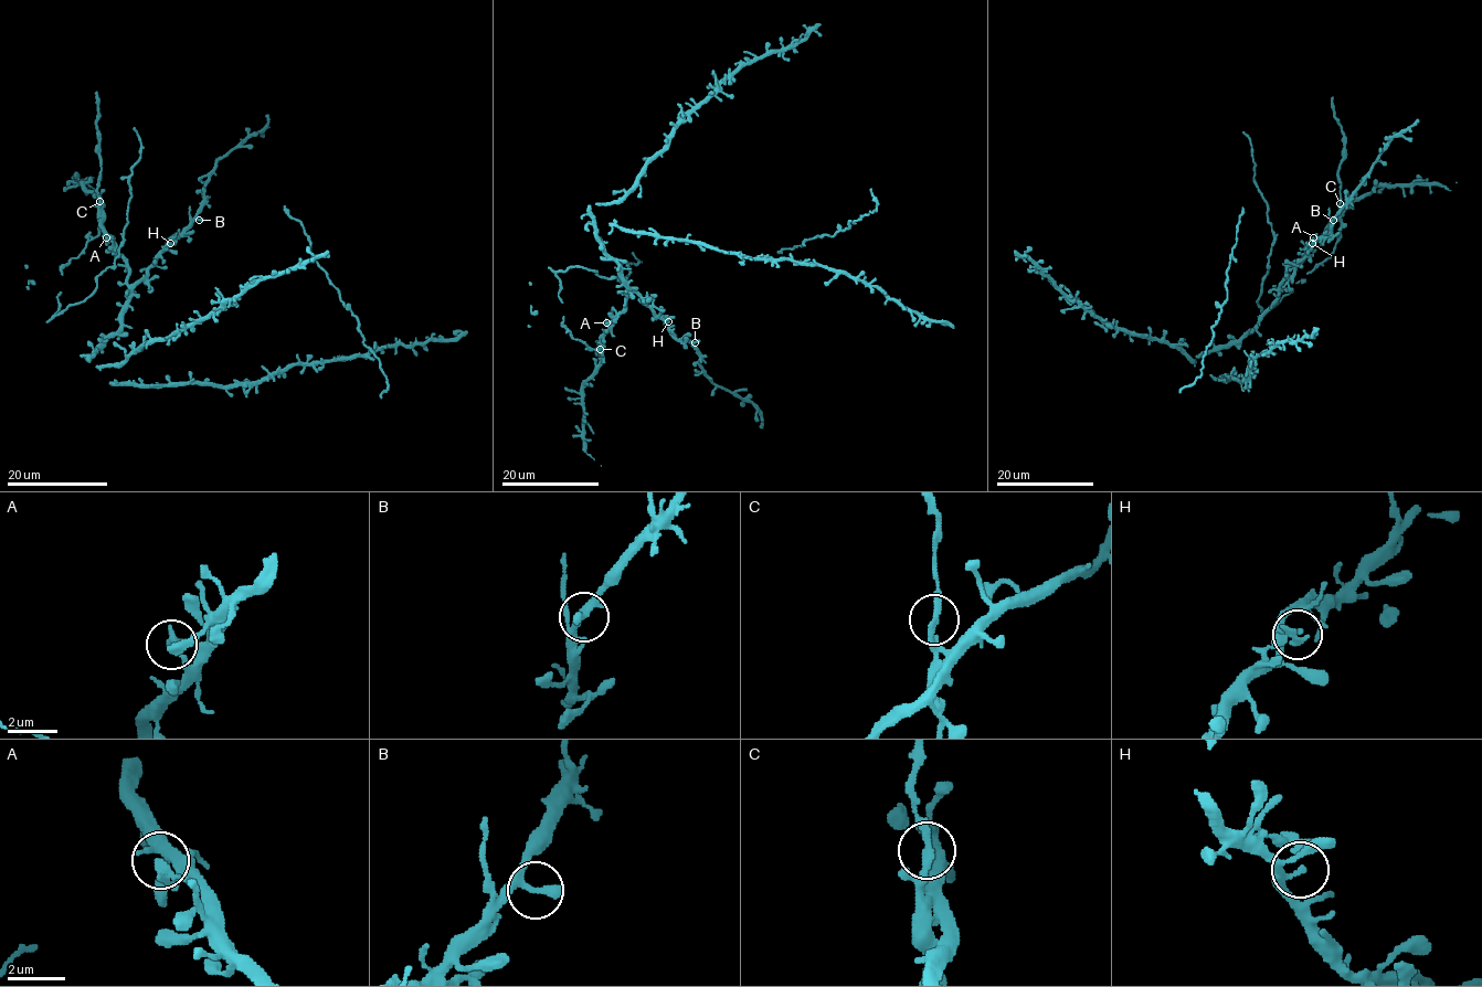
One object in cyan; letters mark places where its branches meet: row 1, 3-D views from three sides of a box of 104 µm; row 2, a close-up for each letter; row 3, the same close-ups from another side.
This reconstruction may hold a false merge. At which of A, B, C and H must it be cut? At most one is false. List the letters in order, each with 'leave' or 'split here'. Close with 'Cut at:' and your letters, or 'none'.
A: leave
B: leave
C: leave
H: leave
Cut at: none

